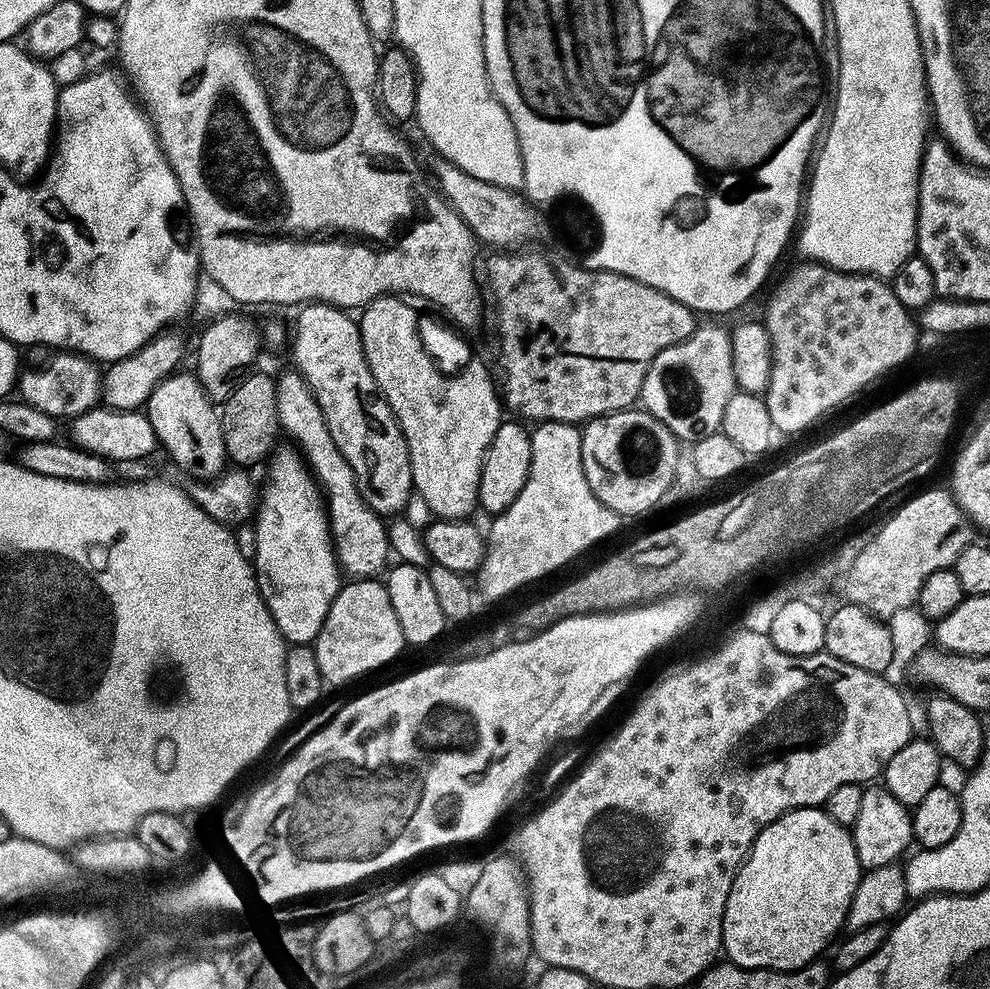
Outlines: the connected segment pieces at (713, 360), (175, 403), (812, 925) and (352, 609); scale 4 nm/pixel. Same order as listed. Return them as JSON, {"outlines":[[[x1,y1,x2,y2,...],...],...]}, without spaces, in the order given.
{"outlines":[[[700,326,688,340,657,351,644,368,638,400,643,411,662,421,677,441,695,442,719,429,722,410,726,410,726,402,737,388,729,329]],[[169,374,156,385,146,405,150,426,156,431,157,445,196,482,211,482,225,471,228,451,222,438,220,412,208,400,195,375]],[[823,807,796,808,770,822,758,834,736,872,722,922,723,951,740,968,791,970,811,964,845,927,848,911,862,875,851,831,827,815]],[[356,578,345,583,326,614,322,630,315,638,314,647,318,658,318,668,322,670,322,678,328,686,344,684,347,680,354,679,355,676,364,676,367,672,372,672,375,668,390,663,400,651,405,651,402,626,390,602,387,587,376,578]]]}

